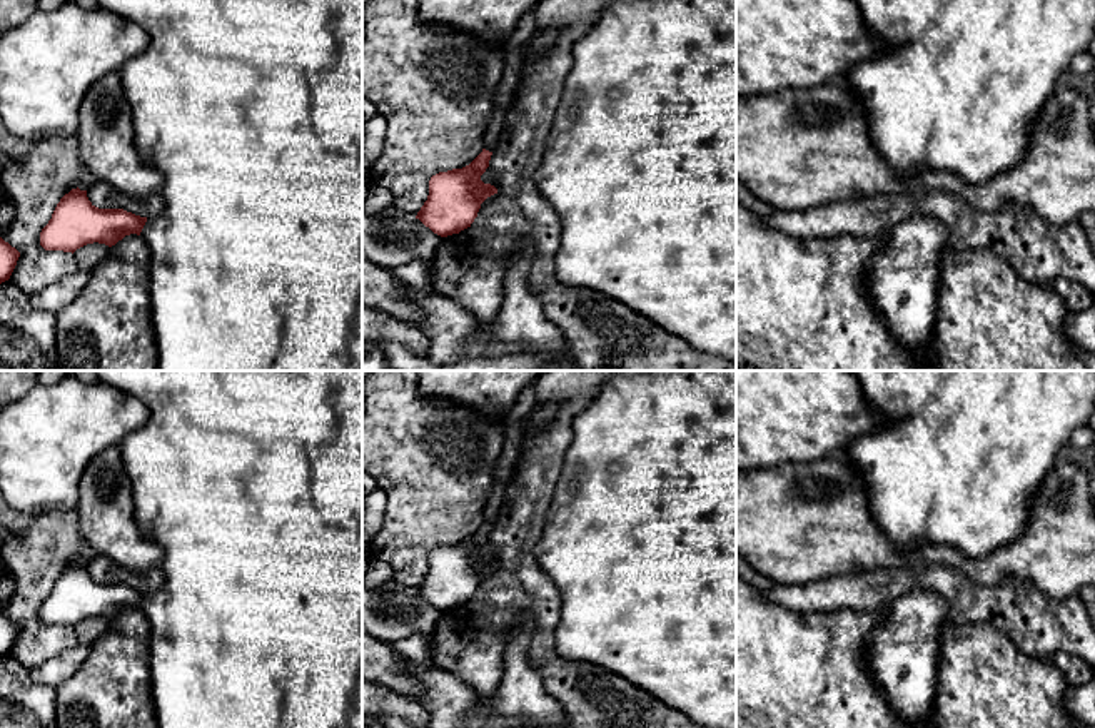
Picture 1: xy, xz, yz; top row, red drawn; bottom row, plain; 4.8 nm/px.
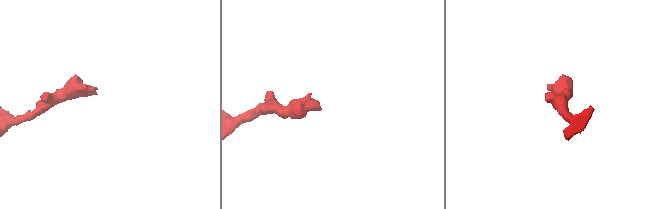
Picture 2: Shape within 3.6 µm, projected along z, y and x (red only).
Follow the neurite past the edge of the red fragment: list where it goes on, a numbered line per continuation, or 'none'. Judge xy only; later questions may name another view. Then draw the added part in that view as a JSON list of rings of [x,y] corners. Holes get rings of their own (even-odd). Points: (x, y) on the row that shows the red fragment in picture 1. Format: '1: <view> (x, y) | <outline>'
1: xy (251, 111) | [[[97,0],[149,35],[149,47],[120,70],[124,94],[132,107],[134,145],[147,165],[164,177],[164,209],[147,217],[140,232],[150,249],[150,307],[159,349],[159,371],[362,371],[362,0]]]

